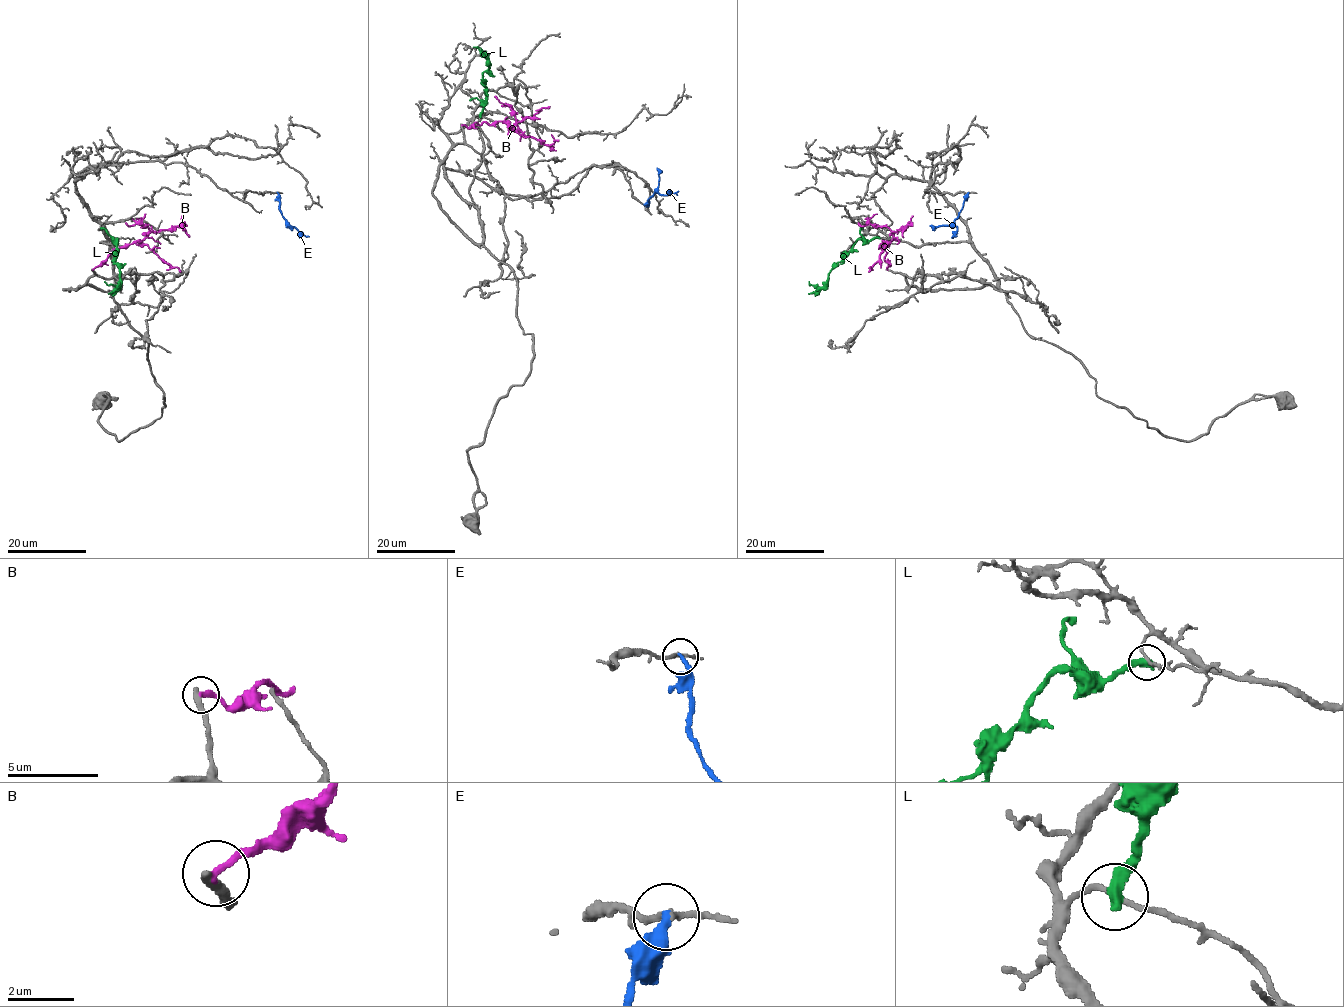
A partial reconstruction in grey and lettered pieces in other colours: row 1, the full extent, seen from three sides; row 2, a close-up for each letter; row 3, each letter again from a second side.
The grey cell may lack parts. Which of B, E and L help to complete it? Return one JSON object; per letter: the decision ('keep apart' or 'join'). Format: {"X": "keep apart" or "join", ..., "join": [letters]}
{"B": "keep apart", "E": "keep apart", "L": "keep apart", "join": []}

